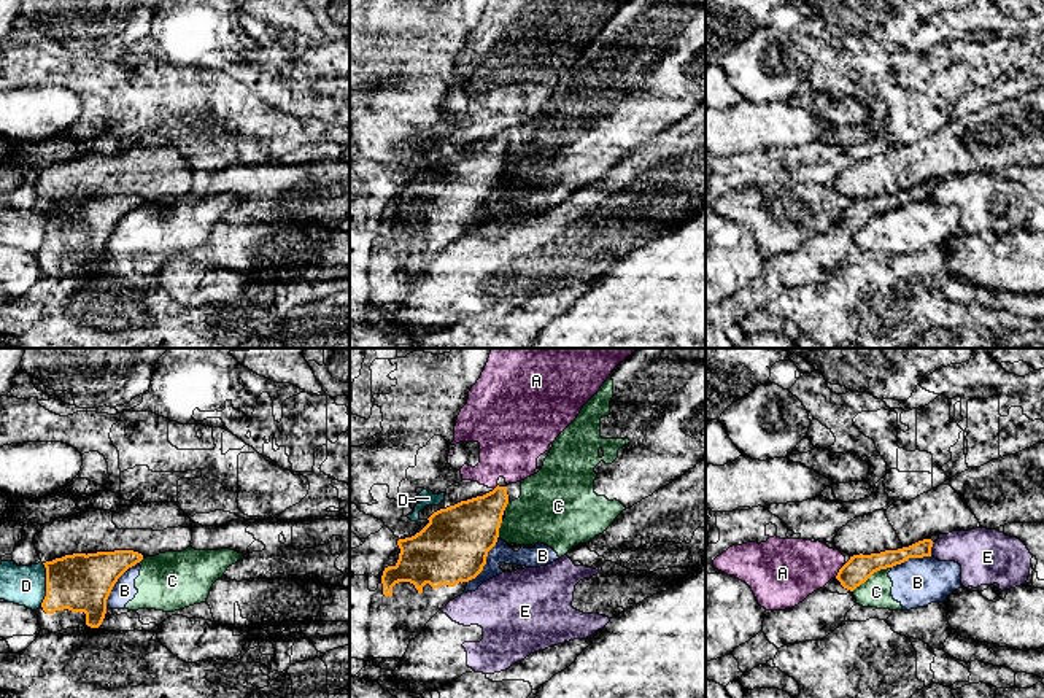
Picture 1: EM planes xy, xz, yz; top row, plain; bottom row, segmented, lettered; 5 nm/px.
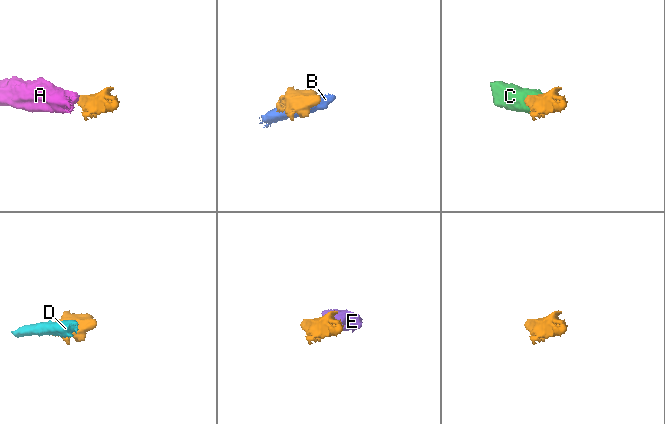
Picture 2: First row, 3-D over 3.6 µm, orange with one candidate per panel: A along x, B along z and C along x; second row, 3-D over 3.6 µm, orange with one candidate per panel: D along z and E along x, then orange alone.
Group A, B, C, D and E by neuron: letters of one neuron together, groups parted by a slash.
A D / B C / E

